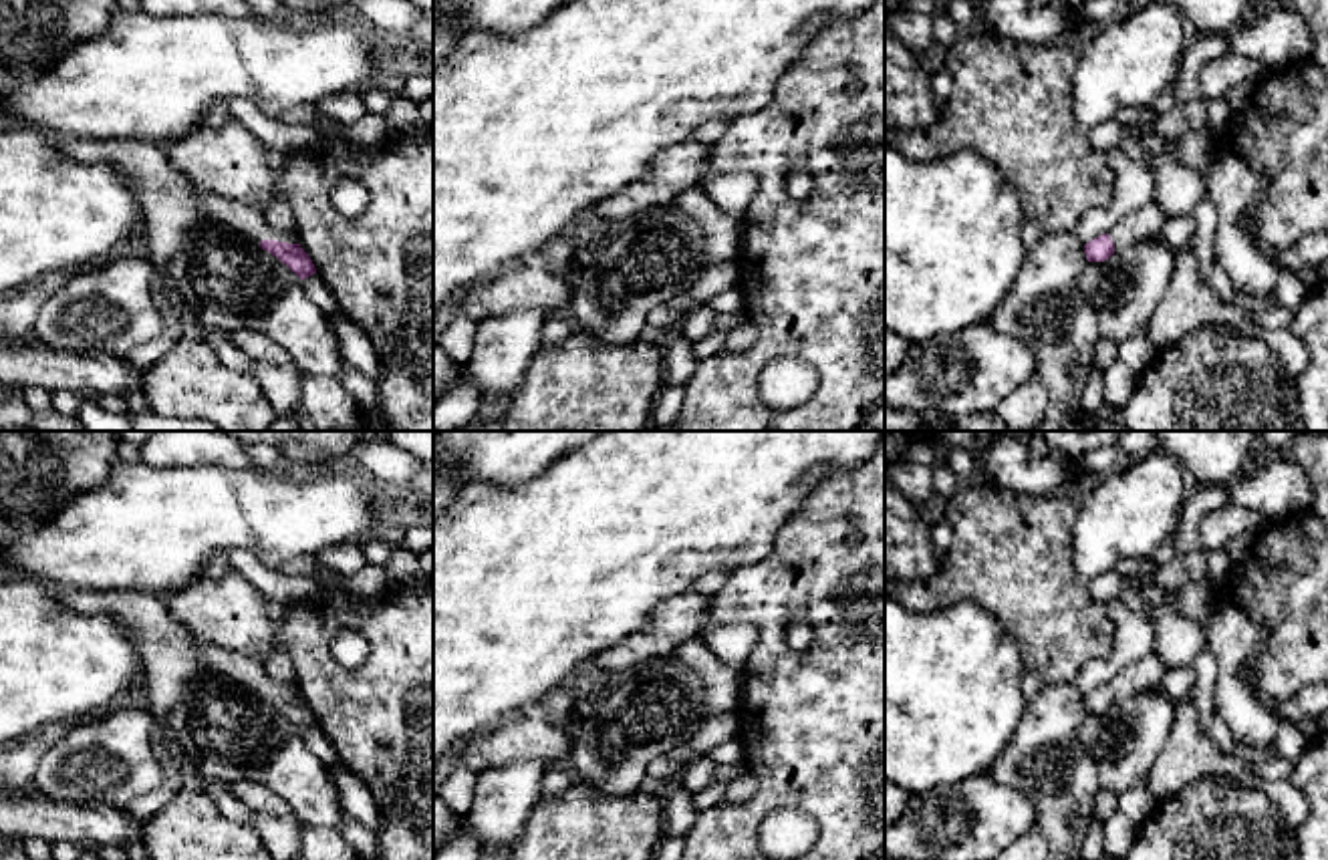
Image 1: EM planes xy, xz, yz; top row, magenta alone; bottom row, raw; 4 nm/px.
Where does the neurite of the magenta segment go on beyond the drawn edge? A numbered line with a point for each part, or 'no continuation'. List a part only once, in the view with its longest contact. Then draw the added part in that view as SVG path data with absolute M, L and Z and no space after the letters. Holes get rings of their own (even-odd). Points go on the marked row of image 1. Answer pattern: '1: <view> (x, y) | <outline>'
1: xy (248, 220) | M197 185L193 187L208 218L230 226L232 230L236 230L240 236L244 236L252 244L260 246L262 240L298 244L296 234L284 234L272 228L266 222L262 207L244 203L244 201L224 199L216 193L204 191Z

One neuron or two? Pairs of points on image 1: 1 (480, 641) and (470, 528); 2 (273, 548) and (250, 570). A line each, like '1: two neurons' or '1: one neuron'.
1: one neuron
2: two neurons

